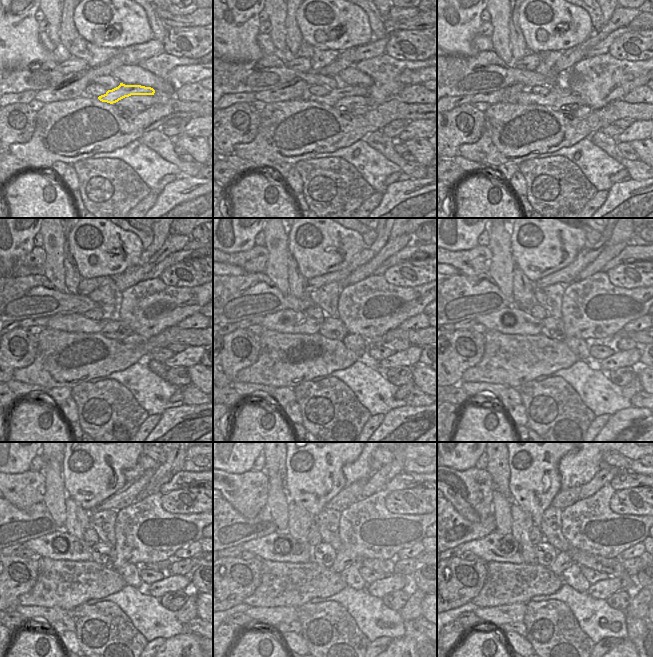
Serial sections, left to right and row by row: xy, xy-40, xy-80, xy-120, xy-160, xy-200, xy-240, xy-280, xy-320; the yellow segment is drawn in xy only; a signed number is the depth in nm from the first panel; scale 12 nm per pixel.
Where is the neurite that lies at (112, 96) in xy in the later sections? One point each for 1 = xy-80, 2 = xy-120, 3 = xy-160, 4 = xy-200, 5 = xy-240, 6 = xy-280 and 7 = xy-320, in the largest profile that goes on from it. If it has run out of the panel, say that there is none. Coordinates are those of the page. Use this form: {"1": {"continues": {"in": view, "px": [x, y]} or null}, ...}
{"1": {"continues": {"in": "xy-80", "px": [526, 97]}}, "2": {"continues": {"in": "xy-120", "px": [67, 321]}}, "3": {"continues": {"in": "xy-160", "px": [287, 321]}}, "4": {"continues": {"in": "xy-200", "px": [521, 322]}}, "5": {"continues": {"in": "xy-240", "px": [74, 549]}}, "6": {"continues": {"in": "xy-280", "px": [264, 548]}}, "7": {"continues": {"in": "xy-320", "px": [490, 548]}}}

